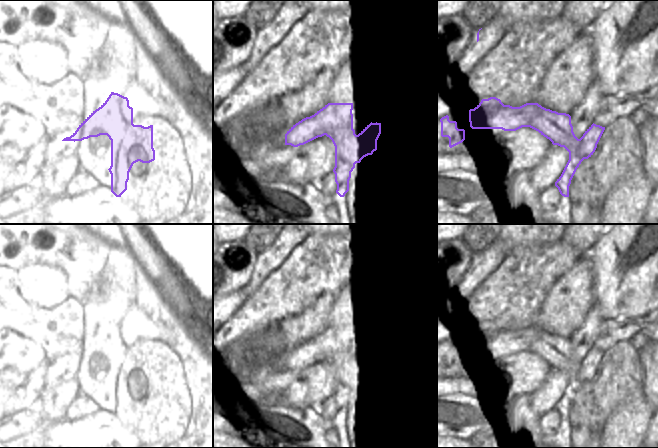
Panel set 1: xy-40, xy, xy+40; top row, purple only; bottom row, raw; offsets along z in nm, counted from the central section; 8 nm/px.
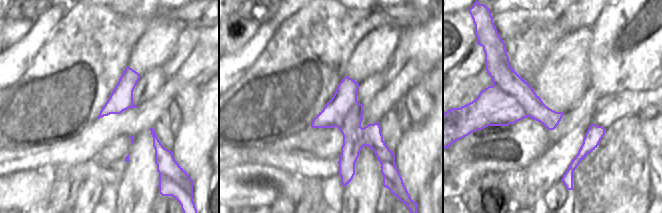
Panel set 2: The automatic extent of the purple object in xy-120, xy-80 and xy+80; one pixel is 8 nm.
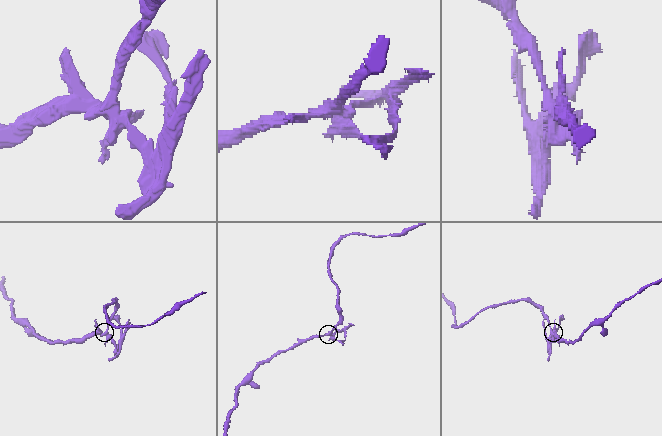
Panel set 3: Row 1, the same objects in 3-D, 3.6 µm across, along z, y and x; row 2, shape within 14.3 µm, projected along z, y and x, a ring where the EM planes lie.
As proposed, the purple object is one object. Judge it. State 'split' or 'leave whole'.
split

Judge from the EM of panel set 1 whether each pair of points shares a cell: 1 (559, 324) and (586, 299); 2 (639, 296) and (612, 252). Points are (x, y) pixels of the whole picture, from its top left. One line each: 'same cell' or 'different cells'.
1: same cell
2: same cell

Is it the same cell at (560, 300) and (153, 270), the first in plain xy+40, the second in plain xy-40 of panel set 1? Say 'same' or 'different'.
same

